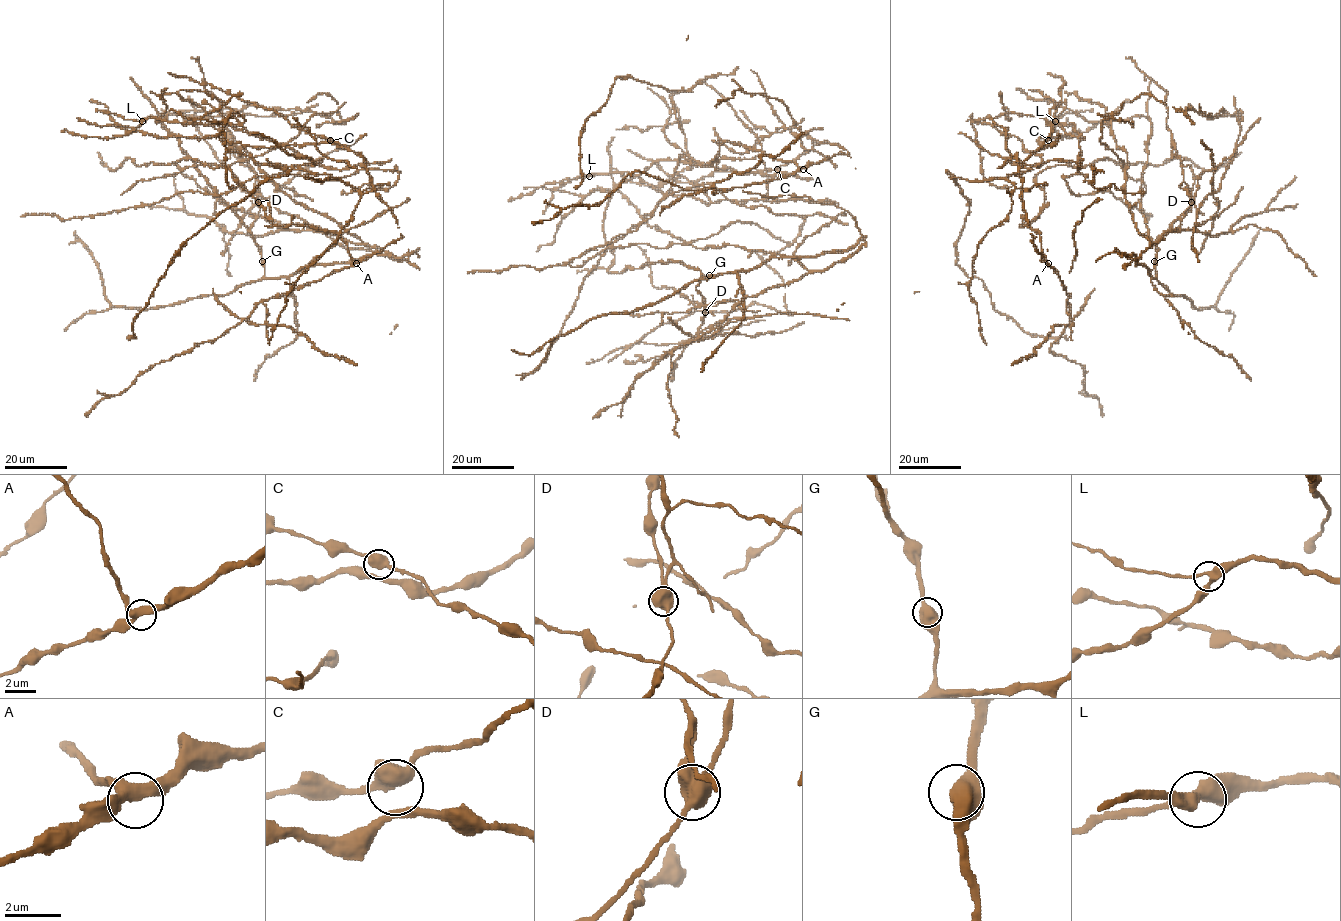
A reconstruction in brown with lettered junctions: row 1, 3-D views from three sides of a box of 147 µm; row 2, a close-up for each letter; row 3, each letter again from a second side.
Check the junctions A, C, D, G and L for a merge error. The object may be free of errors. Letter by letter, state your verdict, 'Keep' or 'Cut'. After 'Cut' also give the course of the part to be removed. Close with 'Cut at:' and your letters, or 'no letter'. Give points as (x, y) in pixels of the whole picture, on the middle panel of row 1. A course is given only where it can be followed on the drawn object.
A: Keep
C: Keep
D: Cut. Course of the part to remove: (705, 313), (703, 304), (691, 302), (673, 288), (655, 288), (652, 282), (650, 264), (638, 246)
G: Keep
L: Keep
Cut at: D

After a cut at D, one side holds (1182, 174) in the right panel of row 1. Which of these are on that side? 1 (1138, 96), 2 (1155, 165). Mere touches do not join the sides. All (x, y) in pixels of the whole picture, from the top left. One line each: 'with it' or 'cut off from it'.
1: cut off from it
2: cut off from it

